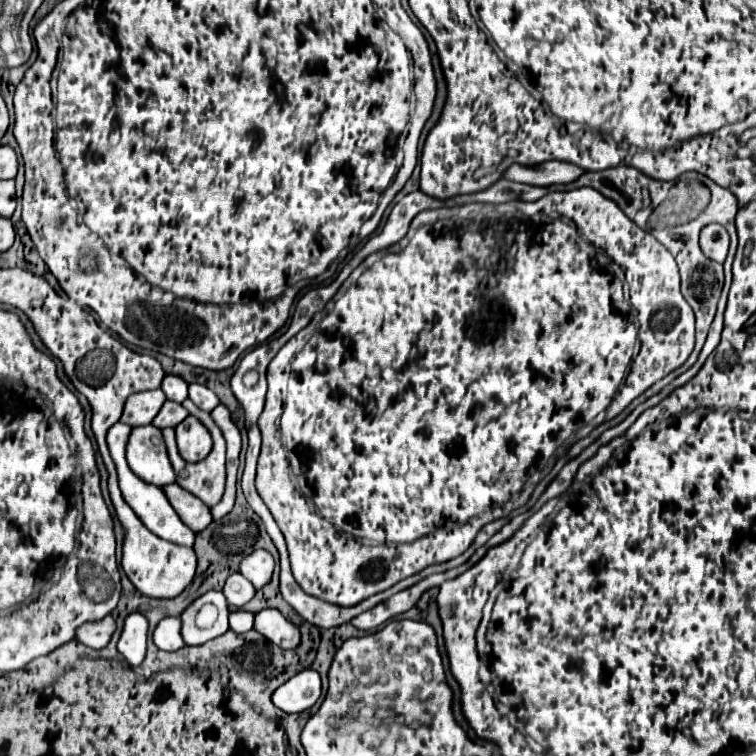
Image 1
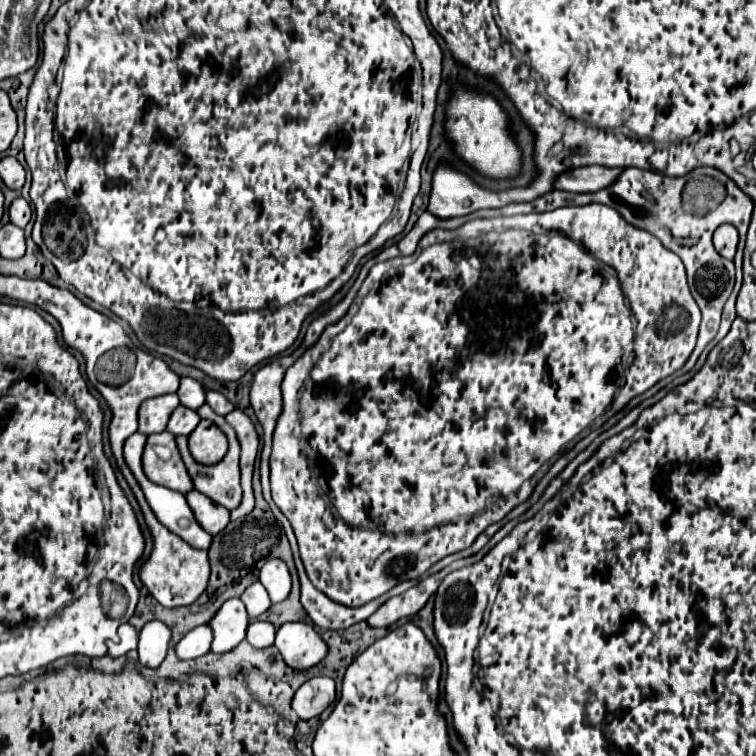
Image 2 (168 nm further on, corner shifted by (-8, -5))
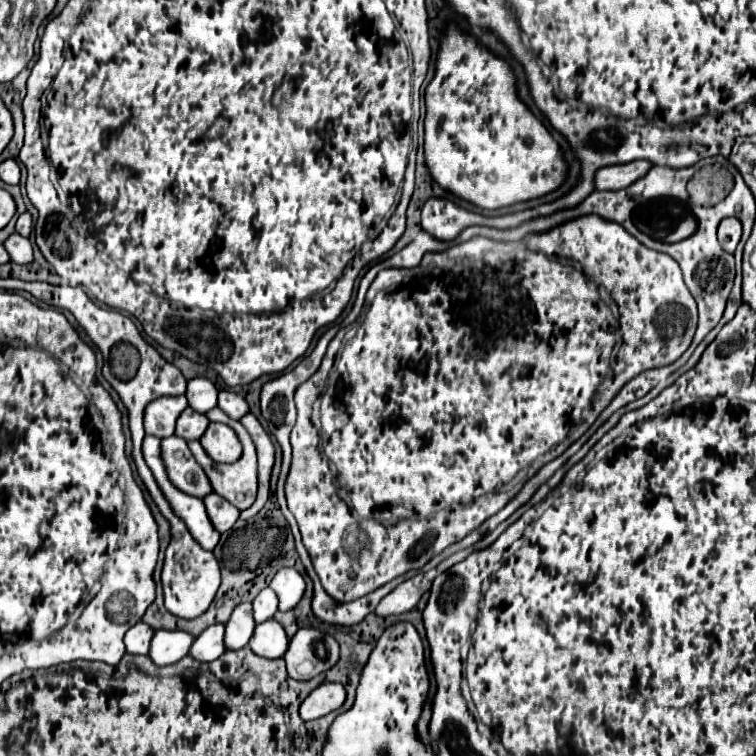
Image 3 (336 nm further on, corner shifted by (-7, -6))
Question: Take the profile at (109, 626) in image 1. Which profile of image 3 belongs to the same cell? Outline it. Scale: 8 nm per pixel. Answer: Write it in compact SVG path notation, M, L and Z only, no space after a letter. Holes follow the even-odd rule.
M139 621L137 625L133 625L127 633L125 633L125 645L127 645L127 653L139 653L139 655L147 655L149 653L149 645L153 639L153 629Z

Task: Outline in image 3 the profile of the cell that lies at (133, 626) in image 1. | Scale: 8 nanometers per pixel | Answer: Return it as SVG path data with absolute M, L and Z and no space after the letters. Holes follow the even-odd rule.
M159 629L153 635L149 657L153 659L155 665L177 663L179 659L183 659L189 653L193 641L195 641L195 637L191 633Z

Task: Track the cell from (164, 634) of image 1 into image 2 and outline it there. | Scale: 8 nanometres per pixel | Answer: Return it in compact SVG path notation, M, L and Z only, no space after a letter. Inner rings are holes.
M198 626L190 630L178 644L176 644L176 656L180 660L194 660L210 652L212 642L212 630L208 626Z

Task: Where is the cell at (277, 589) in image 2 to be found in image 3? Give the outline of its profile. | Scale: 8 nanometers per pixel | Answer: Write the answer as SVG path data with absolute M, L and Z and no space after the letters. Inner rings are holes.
M281 569L269 587L279 597L279 611L291 611L297 607L305 593L305 579L297 569Z

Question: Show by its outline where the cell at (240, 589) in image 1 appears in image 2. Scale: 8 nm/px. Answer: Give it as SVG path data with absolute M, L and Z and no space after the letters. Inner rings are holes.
M254 582L250 588L246 588L246 592L240 596L240 600L244 602L250 618L258 618L260 614L264 614L270 608L268 592L260 582Z

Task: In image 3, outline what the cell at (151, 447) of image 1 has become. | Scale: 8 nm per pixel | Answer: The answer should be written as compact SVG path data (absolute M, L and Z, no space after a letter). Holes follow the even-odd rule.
M167 437L161 441L161 447L169 479L177 489L193 497L205 497L213 493L213 489L209 487L209 477L205 477L205 471L195 461L193 453L181 437Z

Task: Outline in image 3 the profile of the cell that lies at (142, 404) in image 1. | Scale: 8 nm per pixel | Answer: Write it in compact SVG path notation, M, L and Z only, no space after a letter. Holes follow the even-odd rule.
M159 397L145 407L145 431L159 439L171 437L175 433L175 421L187 407L187 397Z

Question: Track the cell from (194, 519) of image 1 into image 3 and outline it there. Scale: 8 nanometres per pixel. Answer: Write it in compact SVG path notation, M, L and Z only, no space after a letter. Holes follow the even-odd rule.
M217 493L207 495L203 501L205 501L211 523L219 533L229 531L235 525L235 521L239 519L239 509L235 505L231 505L227 499L221 499Z

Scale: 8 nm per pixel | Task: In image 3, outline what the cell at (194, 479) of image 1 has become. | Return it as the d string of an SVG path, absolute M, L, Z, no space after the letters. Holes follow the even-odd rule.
M217 407L217 409L211 409L211 411L207 413L207 417L209 417L210 422L221 422L225 423L225 425L229 425L229 427L237 433L237 437L239 437L239 441L241 441L241 445L243 445L243 455L241 455L239 461L235 461L235 463L231 463L231 465L215 463L215 461L211 461L209 455L195 455L195 459L201 463L201 467L203 467L205 473L209 475L209 481L211 481L211 485L213 485L213 491L219 493L219 495L225 497L229 503L233 503L237 509L243 511L243 509L251 507L253 501L255 501L255 497L257 497L257 453L255 453L255 445L253 445L249 433L247 433L247 429L245 429L239 421L231 419L229 415L225 415L223 409L219 409L219 407Z

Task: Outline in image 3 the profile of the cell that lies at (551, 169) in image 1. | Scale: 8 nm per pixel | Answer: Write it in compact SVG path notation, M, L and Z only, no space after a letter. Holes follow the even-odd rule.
M631 161L625 165L613 165L613 167L603 167L595 175L595 185L599 191L605 189L625 189L633 181L645 177L645 173L653 167L649 161Z

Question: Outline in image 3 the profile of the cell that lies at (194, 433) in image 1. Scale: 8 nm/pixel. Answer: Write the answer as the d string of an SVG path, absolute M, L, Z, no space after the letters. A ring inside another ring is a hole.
M211 423L205 435L201 437L201 445L207 455L219 463L235 463L241 457L241 443L235 431L221 423Z

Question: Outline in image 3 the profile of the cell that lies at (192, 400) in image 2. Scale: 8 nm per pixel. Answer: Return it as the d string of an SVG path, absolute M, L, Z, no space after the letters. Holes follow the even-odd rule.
M195 377L189 381L185 395L187 395L189 405L195 411L207 413L209 409L217 407L217 393L219 393L219 389L213 385L213 381L209 381L205 377Z

